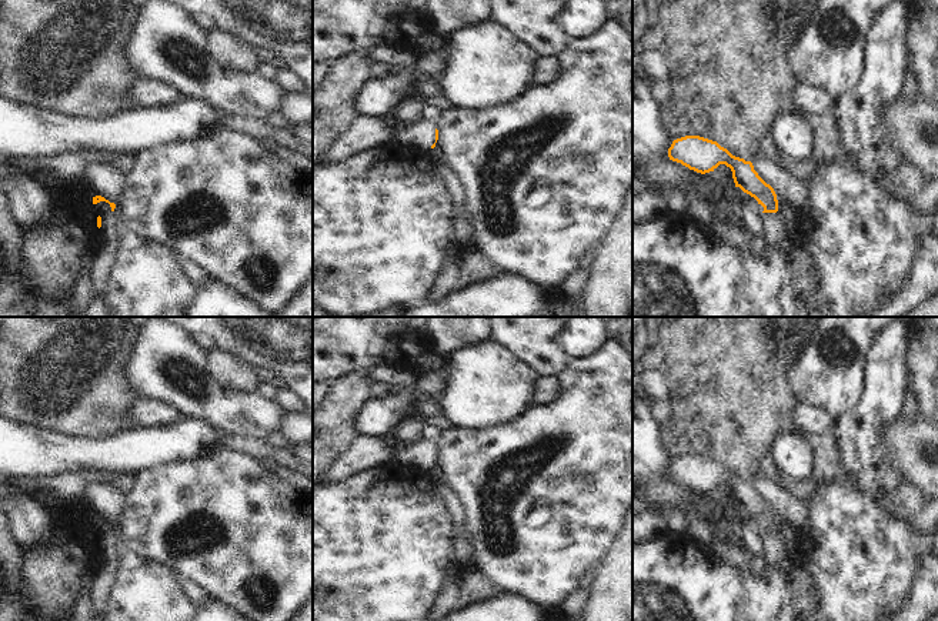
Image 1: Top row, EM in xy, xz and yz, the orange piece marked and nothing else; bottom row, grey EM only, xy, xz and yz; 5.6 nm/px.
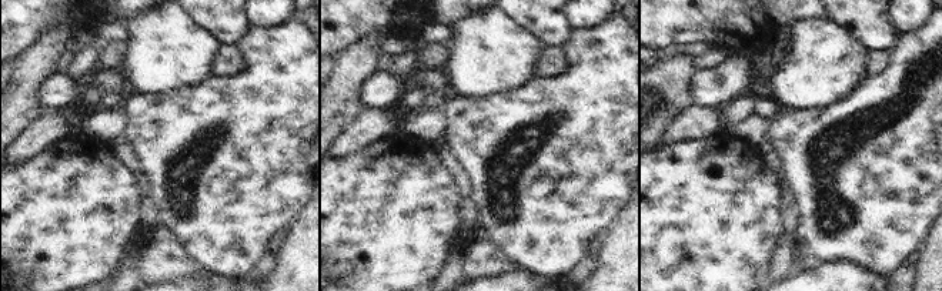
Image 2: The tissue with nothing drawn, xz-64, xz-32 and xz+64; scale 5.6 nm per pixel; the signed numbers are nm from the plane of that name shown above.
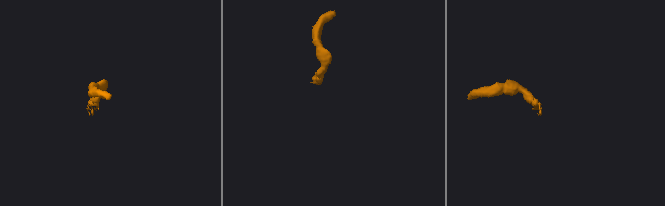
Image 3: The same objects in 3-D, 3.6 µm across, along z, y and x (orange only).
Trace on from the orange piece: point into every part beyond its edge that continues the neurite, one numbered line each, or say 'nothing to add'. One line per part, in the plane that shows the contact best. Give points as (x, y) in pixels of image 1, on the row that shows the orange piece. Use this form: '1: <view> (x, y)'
1: yz (777, 233)

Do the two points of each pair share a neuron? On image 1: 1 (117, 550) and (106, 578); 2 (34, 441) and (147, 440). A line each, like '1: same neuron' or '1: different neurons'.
1: same neuron
2: same neuron

